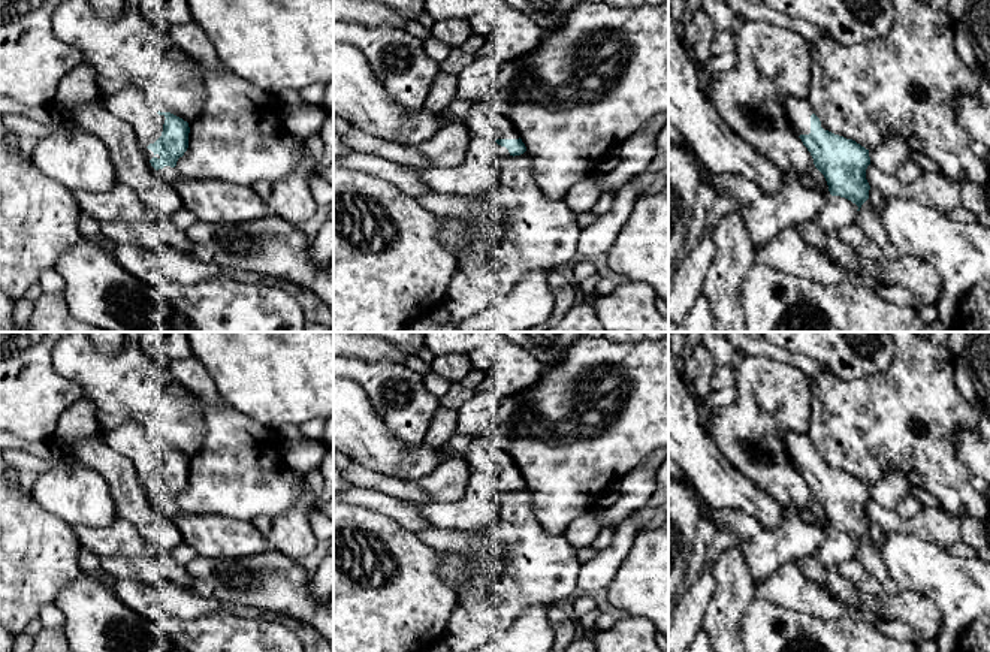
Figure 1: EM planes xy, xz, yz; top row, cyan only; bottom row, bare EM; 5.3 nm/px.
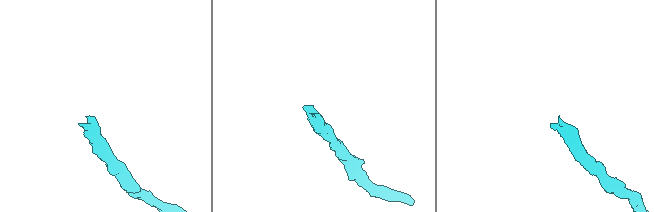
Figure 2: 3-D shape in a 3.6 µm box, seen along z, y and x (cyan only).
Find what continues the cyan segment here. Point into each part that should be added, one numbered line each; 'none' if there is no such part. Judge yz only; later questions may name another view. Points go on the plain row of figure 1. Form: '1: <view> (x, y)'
1: yz (799, 446)

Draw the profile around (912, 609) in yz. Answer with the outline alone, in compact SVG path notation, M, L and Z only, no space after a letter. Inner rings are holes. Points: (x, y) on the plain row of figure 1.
M897 592L894 595L860 597L861 610L872 610L876 616L897 621L912 630L912 637L933 640L939 634L942 616L932 600L918 592Z

